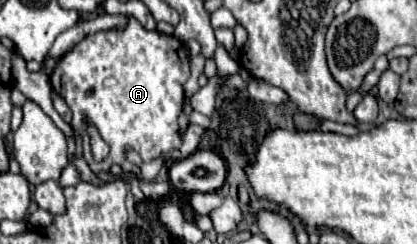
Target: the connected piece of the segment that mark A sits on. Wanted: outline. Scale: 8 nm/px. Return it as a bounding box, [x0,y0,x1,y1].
[49,19,189,171]

